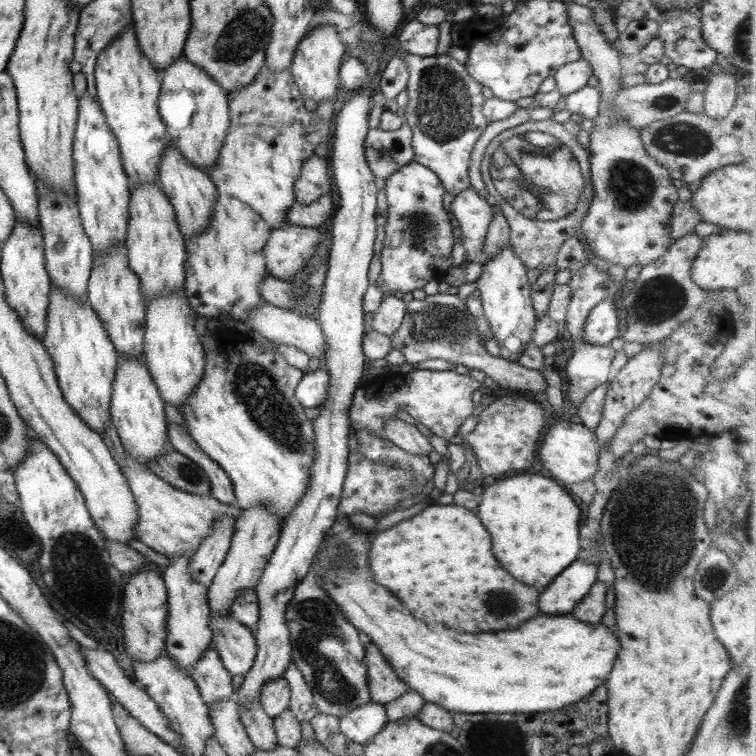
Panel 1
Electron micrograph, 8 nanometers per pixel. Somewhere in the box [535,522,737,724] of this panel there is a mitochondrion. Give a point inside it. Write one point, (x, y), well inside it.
(714, 577)

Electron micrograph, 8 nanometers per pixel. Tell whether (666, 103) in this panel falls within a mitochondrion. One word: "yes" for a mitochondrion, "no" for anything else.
yes

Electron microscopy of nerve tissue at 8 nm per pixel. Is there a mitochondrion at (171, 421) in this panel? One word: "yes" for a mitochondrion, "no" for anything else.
no

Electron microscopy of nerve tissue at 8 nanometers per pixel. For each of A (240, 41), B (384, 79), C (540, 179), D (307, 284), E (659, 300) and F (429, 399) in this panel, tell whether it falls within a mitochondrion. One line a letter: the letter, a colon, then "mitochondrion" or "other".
A: mitochondrion
B: other
C: mitochondrion
D: mitochondrion
E: mitochondrion
F: other

